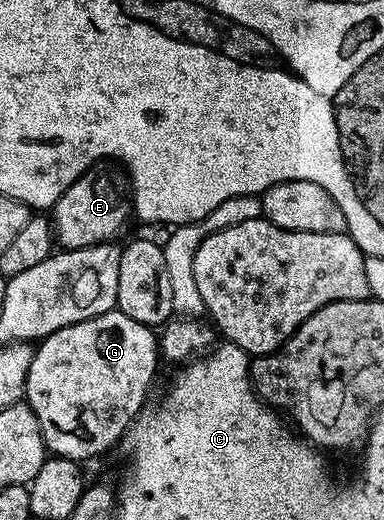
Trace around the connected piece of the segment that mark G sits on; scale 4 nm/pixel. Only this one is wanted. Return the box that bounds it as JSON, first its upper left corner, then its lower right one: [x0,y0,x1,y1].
[24,309,160,461]

